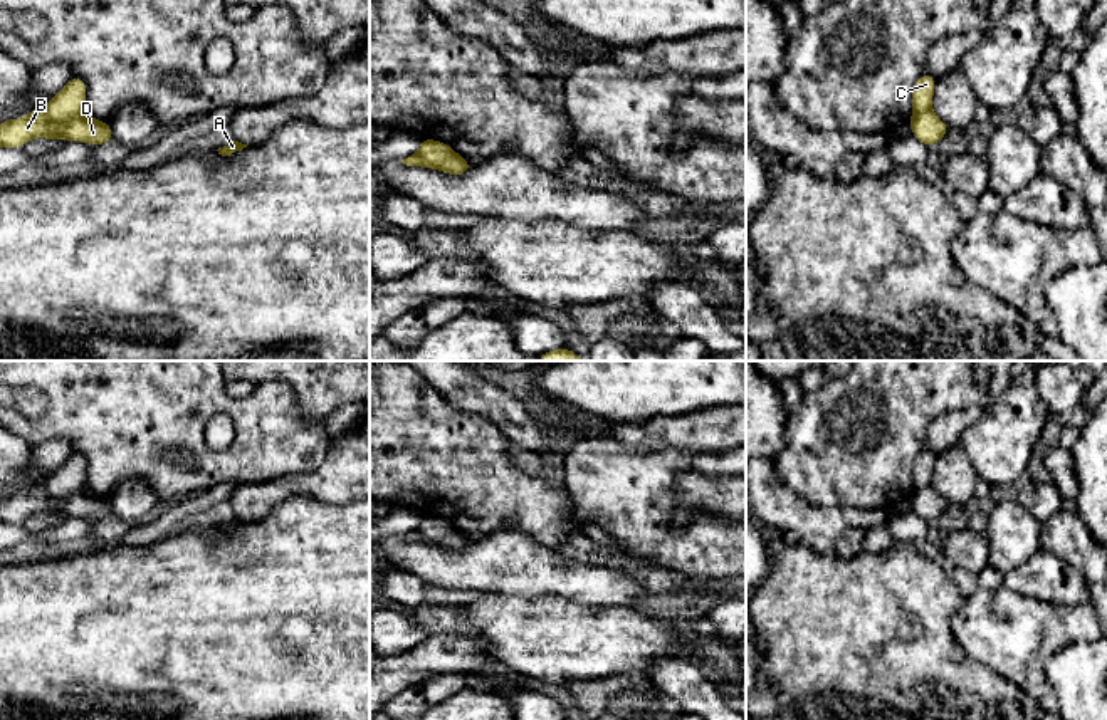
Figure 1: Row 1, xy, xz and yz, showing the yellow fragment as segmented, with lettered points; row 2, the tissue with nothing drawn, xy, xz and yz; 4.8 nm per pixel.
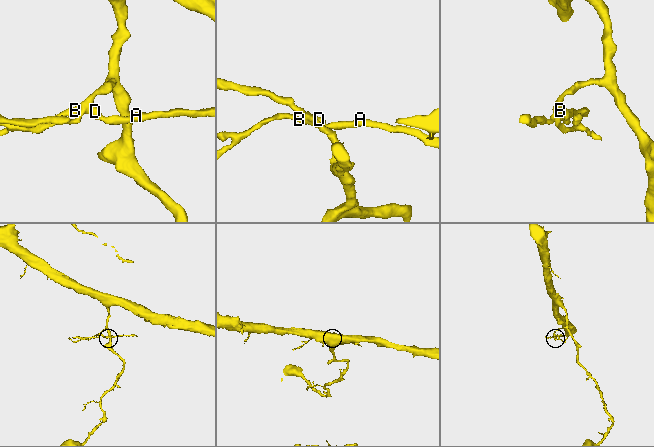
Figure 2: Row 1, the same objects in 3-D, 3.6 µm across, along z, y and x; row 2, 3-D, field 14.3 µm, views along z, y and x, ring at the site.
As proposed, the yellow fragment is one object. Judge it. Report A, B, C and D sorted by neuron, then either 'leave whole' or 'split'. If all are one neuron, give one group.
groups A B D / C; split

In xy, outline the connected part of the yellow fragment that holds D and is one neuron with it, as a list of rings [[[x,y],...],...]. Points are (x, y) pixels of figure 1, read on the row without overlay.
[[[84,487],[57,505],[57,515],[60,514],[94,522],[113,517],[109,498],[96,497]]]

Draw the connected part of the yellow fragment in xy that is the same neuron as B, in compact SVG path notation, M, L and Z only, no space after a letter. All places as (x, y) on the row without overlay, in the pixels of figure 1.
M44 483L32 485L29 492L0 498L0 524L22 524L32 514L47 514L50 497Z

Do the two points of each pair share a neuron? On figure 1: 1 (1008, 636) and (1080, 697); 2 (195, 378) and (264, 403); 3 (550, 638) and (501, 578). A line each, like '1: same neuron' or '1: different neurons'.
1: different neurons
2: same neuron
3: different neurons

